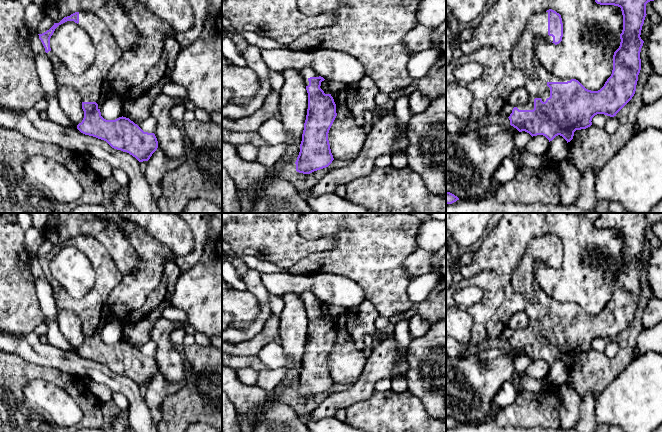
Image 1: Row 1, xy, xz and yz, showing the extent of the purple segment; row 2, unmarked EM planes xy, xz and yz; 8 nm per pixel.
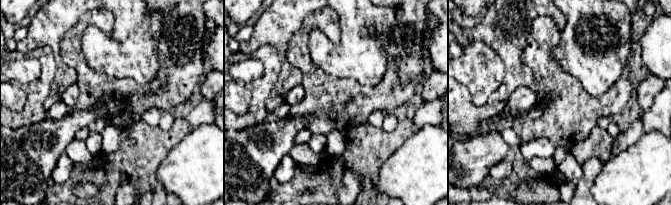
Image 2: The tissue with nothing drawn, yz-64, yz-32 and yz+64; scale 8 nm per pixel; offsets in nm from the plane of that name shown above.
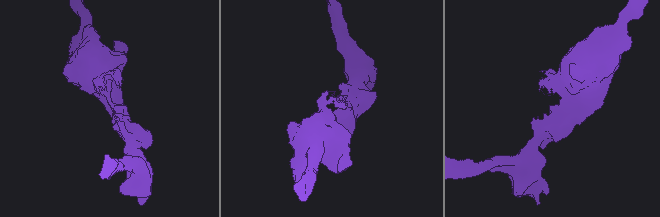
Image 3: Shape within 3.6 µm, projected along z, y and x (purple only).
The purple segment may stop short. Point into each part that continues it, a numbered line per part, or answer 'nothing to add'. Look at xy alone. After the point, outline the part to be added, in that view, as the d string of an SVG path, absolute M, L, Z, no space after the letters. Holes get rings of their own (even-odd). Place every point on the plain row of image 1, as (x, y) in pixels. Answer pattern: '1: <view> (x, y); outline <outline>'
1: xy (92, 309); outline M79 235L78 249L90 259L96 273L95 285L86 296L75 299L52 275L47 279L53 287L57 310L72 311L80 318L82 326L96 326L100 333L113 317L107 305L108 296L124 275L118 270L105 247L95 238Z

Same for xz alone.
1: xz (324, 310); outline M324 304L324 305L321 306L320 312L324 315L325 318L330 318L332 320L330 314L328 312L328 308L327 308L326 304Z

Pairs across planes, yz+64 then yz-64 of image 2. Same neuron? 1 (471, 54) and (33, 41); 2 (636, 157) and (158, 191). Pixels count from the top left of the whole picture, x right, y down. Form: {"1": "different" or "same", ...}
{"1": "different", "2": "different"}

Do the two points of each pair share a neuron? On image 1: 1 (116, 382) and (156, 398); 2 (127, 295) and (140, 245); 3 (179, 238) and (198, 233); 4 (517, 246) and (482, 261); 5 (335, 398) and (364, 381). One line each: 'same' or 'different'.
1: different
2: same
3: different
4: same
5: same

